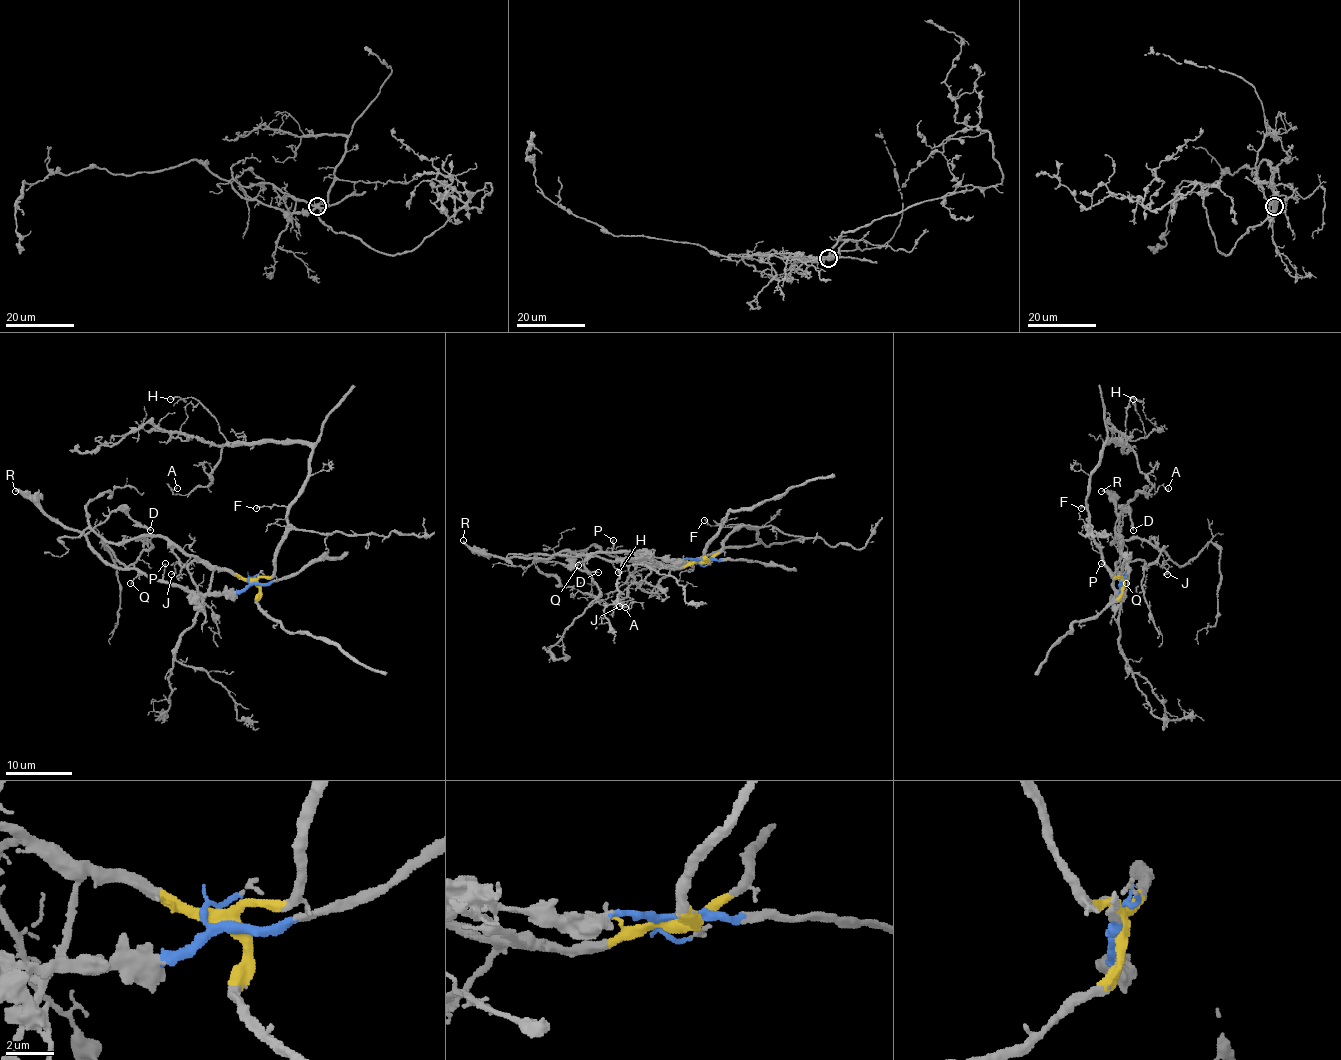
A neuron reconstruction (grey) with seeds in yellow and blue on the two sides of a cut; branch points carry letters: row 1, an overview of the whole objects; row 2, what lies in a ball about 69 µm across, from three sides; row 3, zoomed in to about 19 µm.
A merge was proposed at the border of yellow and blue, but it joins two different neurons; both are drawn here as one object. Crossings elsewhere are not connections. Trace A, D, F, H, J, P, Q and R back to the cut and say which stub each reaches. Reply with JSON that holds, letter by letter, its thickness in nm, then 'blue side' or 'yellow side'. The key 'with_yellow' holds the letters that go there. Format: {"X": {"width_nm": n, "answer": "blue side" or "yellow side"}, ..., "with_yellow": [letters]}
{"A": {"width_nm": 120, "answer": "yellow side"}, "D": {"width_nm": 200, "answer": "blue side"}, "F": {"width_nm": 140, "answer": "yellow side"}, "H": {"width_nm": 140, "answer": "yellow side"}, "J": {"width_nm": 130, "answer": "yellow side"}, "P": {"width_nm": 140, "answer": "blue side"}, "Q": {"width_nm": 130, "answer": "blue side"}, "R": {"width_nm": 280, "answer": "blue side"}, "with_yellow": ["A", "F", "H", "J"]}

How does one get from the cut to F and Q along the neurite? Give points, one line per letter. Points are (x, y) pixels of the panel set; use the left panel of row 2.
F: (253, 582), (268, 577), (275, 569), (278, 545), (285, 537), (286, 527), (286, 509), (283, 505), (256, 509)
Q: (253, 582), (240, 590), (198, 594), (138, 574), (130, 584)

